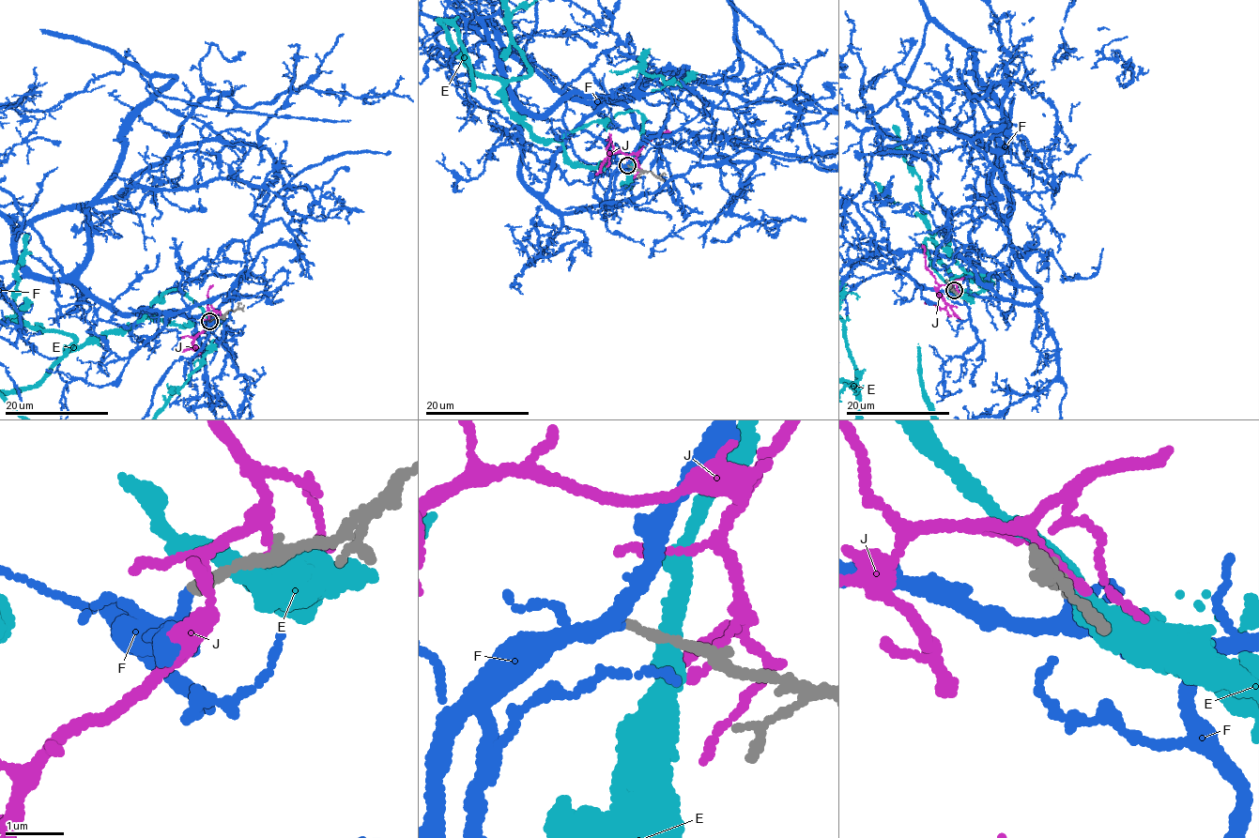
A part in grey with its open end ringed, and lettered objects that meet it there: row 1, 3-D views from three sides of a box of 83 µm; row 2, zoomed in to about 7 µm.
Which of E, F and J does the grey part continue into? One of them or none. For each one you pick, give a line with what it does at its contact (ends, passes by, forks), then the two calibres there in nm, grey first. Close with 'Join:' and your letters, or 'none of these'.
F: It passes by. Thickness 140 nm (grey) against 200 nm
Join: F

